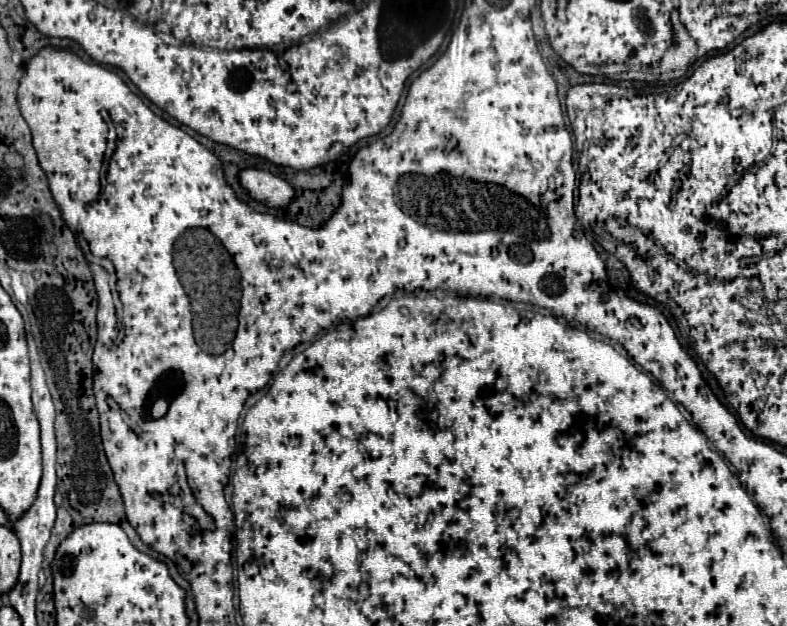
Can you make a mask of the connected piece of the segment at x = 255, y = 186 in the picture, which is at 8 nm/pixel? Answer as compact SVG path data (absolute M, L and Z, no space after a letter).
M244 170L240 174L240 182L252 198L266 202L270 208L282 208L294 198L294 190L286 180L264 170Z

